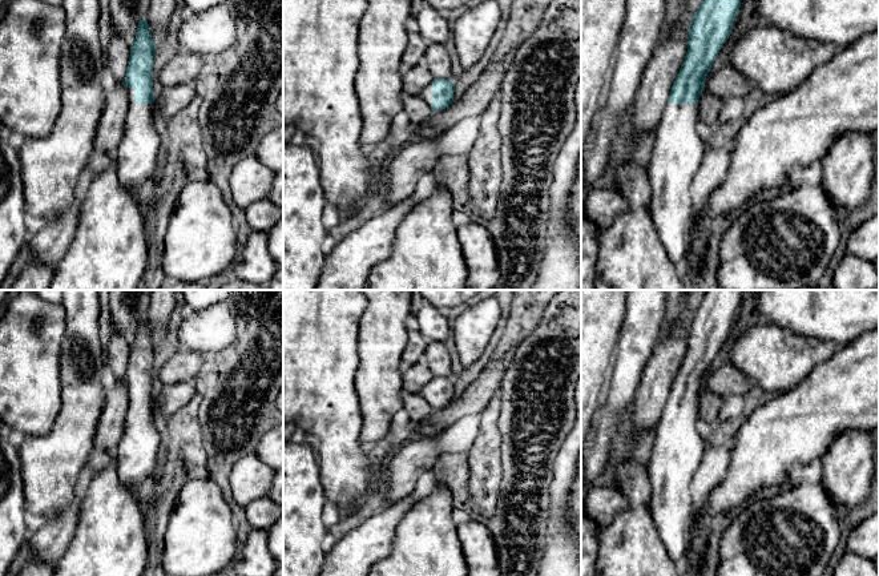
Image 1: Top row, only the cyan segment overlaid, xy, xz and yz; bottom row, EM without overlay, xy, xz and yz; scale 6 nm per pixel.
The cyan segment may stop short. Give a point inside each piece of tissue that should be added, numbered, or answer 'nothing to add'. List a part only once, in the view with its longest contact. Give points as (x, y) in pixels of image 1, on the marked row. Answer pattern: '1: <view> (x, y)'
1: xy (137, 154)

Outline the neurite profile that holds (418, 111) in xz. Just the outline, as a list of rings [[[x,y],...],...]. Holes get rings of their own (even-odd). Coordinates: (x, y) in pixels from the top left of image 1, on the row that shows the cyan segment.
[[[404,94],[402,101],[404,105],[403,110],[410,117],[412,126],[424,122],[434,113],[431,106],[420,96]]]

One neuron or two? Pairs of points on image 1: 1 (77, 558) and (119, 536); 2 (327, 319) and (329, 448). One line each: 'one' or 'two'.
1: one
2: one

